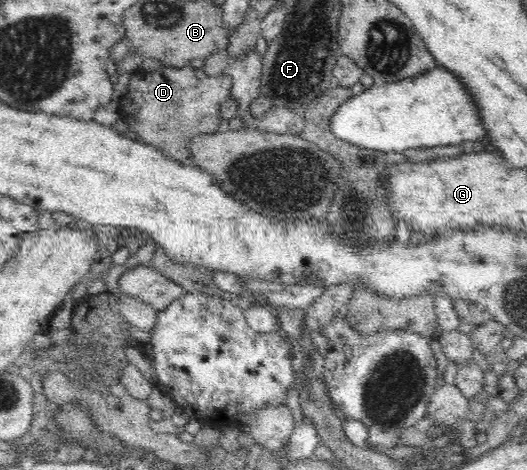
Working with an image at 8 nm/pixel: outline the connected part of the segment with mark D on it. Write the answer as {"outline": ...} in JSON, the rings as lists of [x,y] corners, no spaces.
{"outline":[[[162,66],[154,72],[135,74],[130,80],[128,94],[120,104],[117,103],[117,108],[129,129],[136,132],[143,143],[186,163],[191,159],[189,144],[192,138],[225,128],[220,117],[220,105],[232,98],[232,86],[229,75],[210,77],[203,68]]]}

